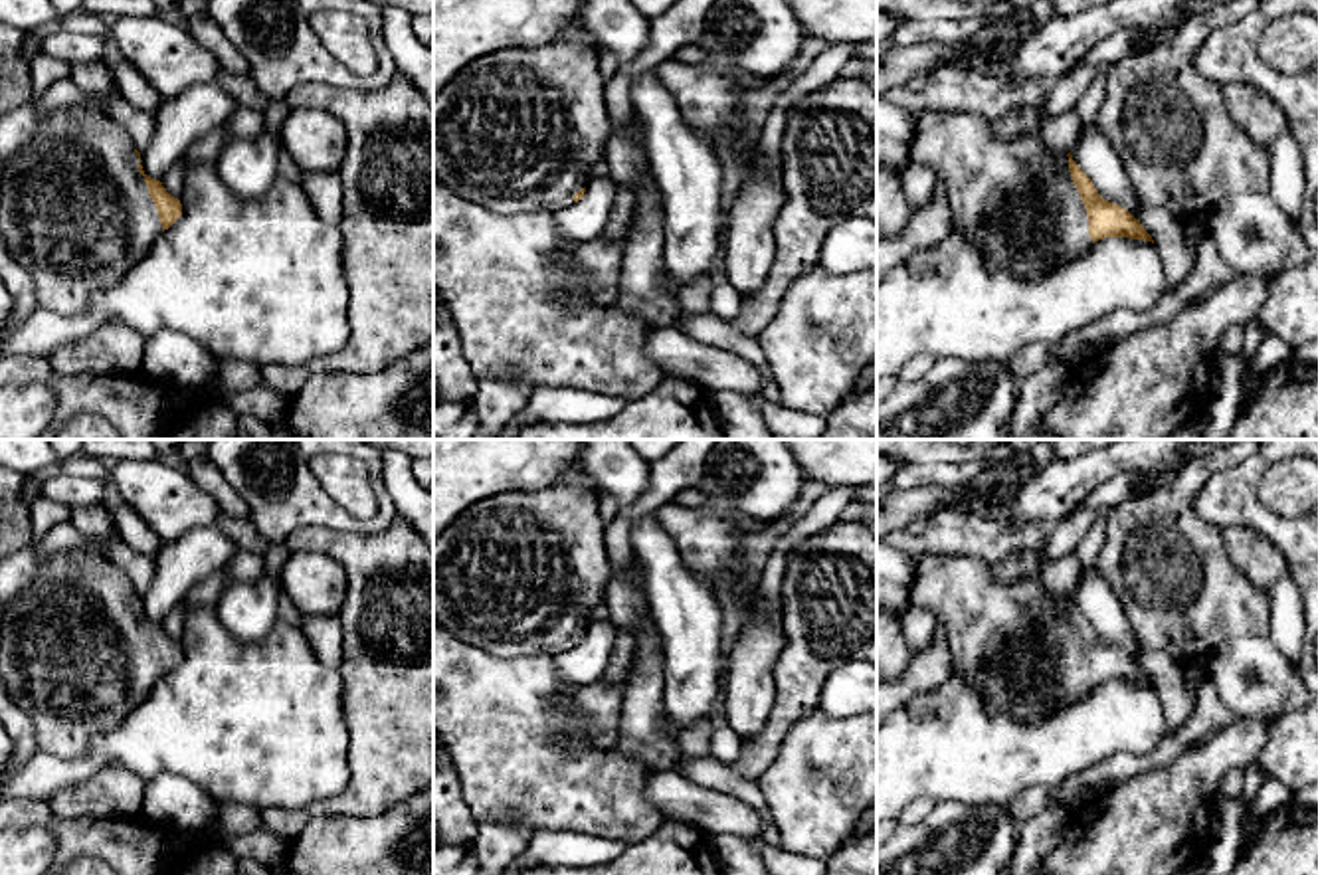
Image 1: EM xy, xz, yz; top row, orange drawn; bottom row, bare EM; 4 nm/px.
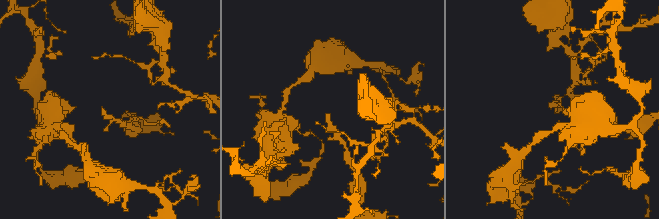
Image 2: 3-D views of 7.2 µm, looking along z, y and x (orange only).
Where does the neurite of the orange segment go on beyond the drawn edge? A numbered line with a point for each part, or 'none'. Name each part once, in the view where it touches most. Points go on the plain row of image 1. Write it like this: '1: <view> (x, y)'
1: yz (1016, 642)

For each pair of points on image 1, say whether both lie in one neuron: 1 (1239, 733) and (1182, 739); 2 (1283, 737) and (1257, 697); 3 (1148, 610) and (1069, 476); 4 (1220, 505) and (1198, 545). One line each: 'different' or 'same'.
1: different
2: different
3: different
4: different

